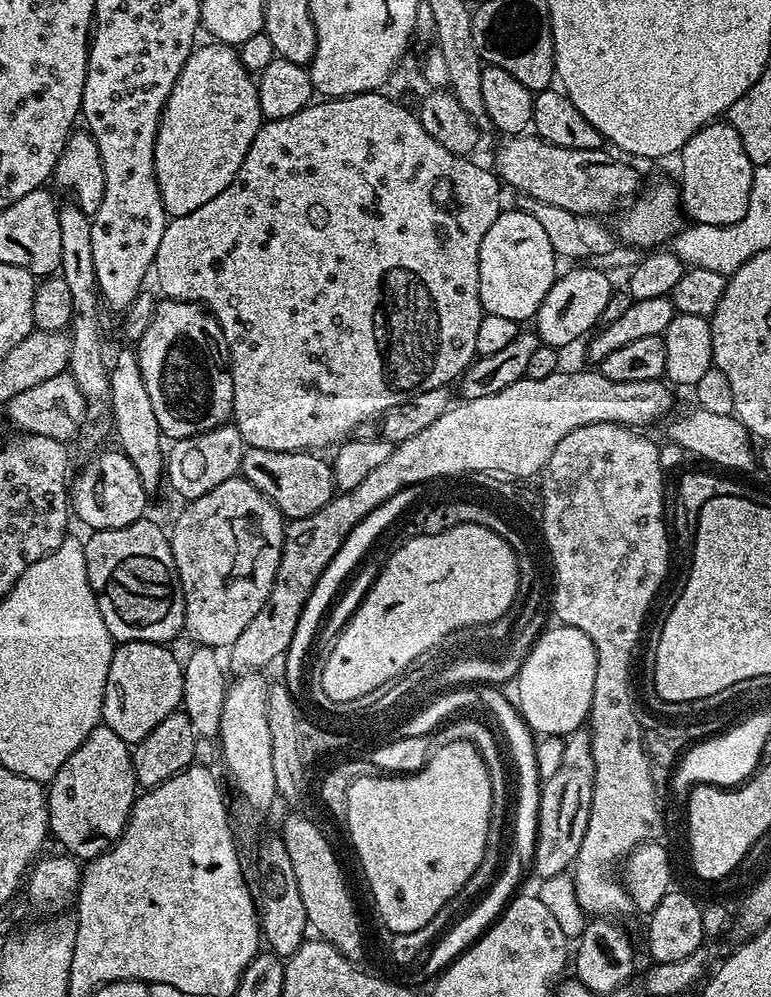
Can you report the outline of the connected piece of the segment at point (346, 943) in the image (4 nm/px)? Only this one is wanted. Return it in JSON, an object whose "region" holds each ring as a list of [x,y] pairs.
{"region":[[[300,812],[290,813],[278,832],[284,838],[286,854],[290,854],[294,878],[298,878],[298,894],[302,894],[302,906],[306,906],[311,931],[336,947],[347,960],[359,961],[364,952],[364,932],[360,929],[360,916],[356,913],[352,892],[344,881],[344,872],[331,842],[310,817]]]}

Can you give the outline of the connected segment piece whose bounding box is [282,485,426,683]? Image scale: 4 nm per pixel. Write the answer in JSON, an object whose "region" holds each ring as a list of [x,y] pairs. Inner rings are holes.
{"region":[[[416,485],[414,487],[406,487],[394,494],[393,498],[388,498],[381,506],[376,507],[347,535],[346,541],[339,547],[337,554],[330,560],[330,564],[326,566],[322,572],[321,578],[315,583],[314,590],[310,592],[310,597],[306,600],[306,606],[303,607],[302,615],[298,618],[297,629],[294,630],[294,636],[291,644],[285,652],[282,665],[284,670],[290,674],[289,681],[291,683],[298,682],[302,678],[304,672],[304,662],[306,656],[319,635],[320,627],[335,600],[338,598],[341,590],[345,587],[349,578],[356,572],[360,564],[371,553],[370,548],[374,542],[417,500],[418,497],[425,495],[425,487]]]}

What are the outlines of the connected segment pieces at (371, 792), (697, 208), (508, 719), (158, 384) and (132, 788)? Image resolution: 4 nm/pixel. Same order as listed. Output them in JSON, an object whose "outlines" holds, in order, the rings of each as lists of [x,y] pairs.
{"outlines":[[[[467,739],[452,740],[441,743],[440,756],[432,760],[432,768],[424,772],[424,776],[412,776],[412,780],[363,780],[357,775],[356,779],[348,787],[348,812],[346,824],[348,824],[348,836],[356,847],[356,856],[364,867],[364,876],[368,879],[368,888],[372,891],[372,900],[376,903],[376,912],[380,920],[389,928],[389,933],[399,934],[401,932],[417,932],[426,926],[466,886],[466,882],[480,869],[484,851],[487,848],[487,827],[490,826],[491,814],[491,786],[490,774],[486,770],[486,762],[478,754],[476,747]]],[[[715,120],[693,134],[680,148],[680,180],[678,187],[681,191],[681,209],[693,223],[712,226],[728,226],[741,221],[749,209],[750,186],[753,185],[753,170],[755,165],[750,162],[749,155],[742,147],[738,132],[724,120]]],[[[490,684],[461,686],[441,691],[437,695],[436,701],[432,704],[432,708],[428,708],[427,712],[420,715],[419,719],[416,719],[416,724],[412,724],[412,728],[428,728],[431,732],[435,732],[440,728],[439,724],[443,720],[450,719],[459,708],[468,708],[473,704],[474,707],[481,708],[484,712],[492,712],[493,718],[496,719],[497,725],[495,724],[495,727],[506,745],[506,752],[510,757],[511,767],[512,764],[516,767],[516,776],[514,772],[514,815],[510,820],[512,849],[510,847],[507,849],[506,859],[503,861],[496,879],[493,880],[487,892],[472,905],[471,910],[465,916],[457,919],[456,923],[444,933],[441,939],[431,945],[430,951],[423,961],[423,964],[425,963],[424,972],[429,978],[443,972],[452,961],[457,960],[474,941],[480,939],[492,927],[494,921],[500,917],[501,912],[508,905],[509,900],[517,895],[519,888],[516,887],[523,882],[524,871],[527,873],[531,869],[532,859],[534,858],[536,831],[538,830],[538,806],[540,805],[540,789],[542,787],[538,766],[536,765],[537,737],[532,729],[528,727],[528,723],[520,717],[520,711],[516,709],[515,703],[509,697],[507,700],[500,691],[499,687]]],[[[161,299],[156,305],[156,316],[139,336],[135,349],[142,370],[142,382],[146,382],[146,390],[150,393],[150,402],[154,406],[154,418],[158,418],[160,431],[169,441],[190,438],[232,420],[234,382],[232,365],[228,362],[228,343],[212,313],[199,303]]],[[[103,726],[96,728],[62,762],[62,770],[54,774],[46,788],[48,794],[48,831],[65,848],[69,857],[75,858],[80,862],[87,862],[100,856],[104,851],[115,844],[118,837],[124,832],[124,827],[128,824],[128,816],[132,813],[132,806],[136,802],[138,795],[138,785],[134,766],[132,765],[132,748],[114,734],[114,730]]]]}

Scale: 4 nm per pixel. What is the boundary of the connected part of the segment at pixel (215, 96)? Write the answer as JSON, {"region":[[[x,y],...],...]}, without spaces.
{"region":[[[219,42],[207,43],[193,48],[190,58],[186,58],[186,66],[182,66],[178,82],[174,82],[174,90],[170,90],[170,98],[164,103],[164,113],[160,115],[154,146],[154,174],[169,217],[198,210],[198,206],[210,202],[210,198],[222,194],[222,190],[232,184],[234,174],[238,174],[238,166],[242,166],[242,158],[246,158],[246,150],[250,150],[250,142],[254,142],[254,134],[258,134],[262,123],[256,80],[244,67],[239,51]]]}

